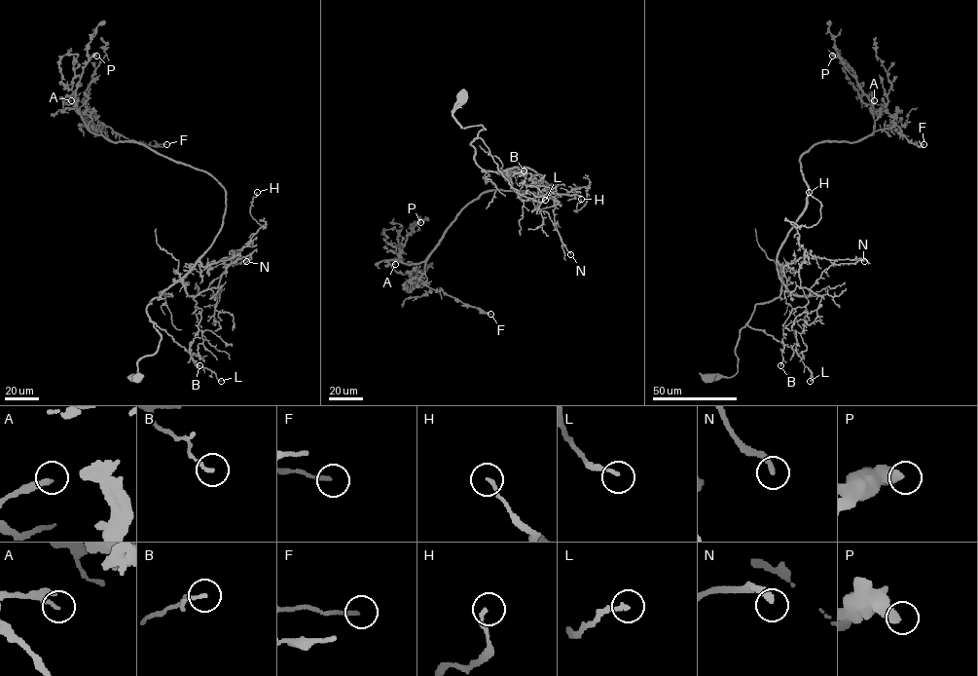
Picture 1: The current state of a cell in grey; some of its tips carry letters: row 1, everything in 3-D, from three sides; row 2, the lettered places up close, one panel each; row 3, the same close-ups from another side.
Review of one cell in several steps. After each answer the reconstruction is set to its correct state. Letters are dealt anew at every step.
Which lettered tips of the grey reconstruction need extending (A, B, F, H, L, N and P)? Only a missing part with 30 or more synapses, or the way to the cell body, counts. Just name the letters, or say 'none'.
none

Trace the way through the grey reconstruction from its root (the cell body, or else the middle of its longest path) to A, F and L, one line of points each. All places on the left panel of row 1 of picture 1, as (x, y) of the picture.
A: (137, 378), (161, 338), (147, 306), (212, 243), (225, 189), (92, 133), (86, 104), (71, 100)
F: (137, 378), (129, 376), (161, 338), (147, 306), (212, 243), (225, 189), (100, 130), (166, 144)
L: (137, 378), (129, 376), (161, 338), (154, 322), (221, 381)

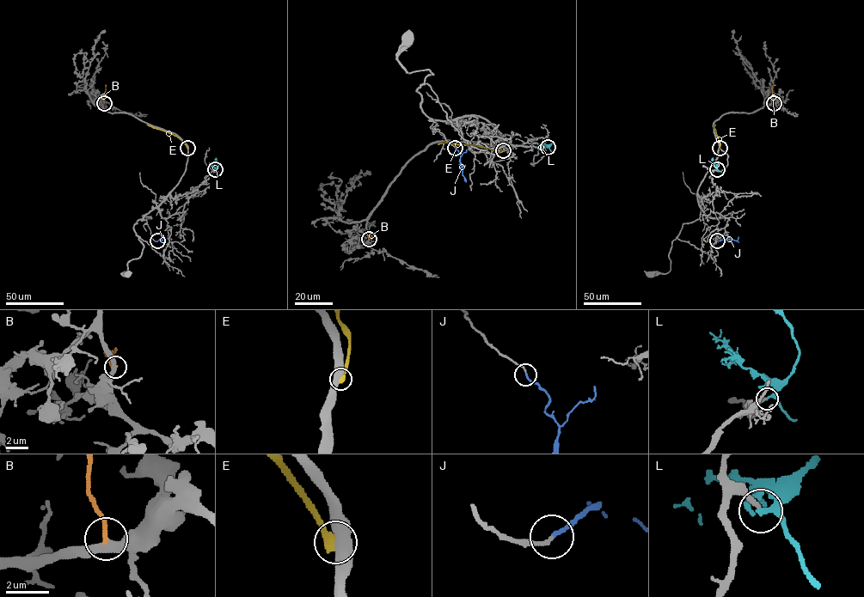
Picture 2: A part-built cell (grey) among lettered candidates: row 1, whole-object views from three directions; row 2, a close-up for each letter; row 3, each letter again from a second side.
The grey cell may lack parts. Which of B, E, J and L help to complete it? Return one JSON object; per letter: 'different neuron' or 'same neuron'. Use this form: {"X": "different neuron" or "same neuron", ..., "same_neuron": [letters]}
{"B": "different neuron", "E": "different neuron", "J": "same neuron", "L": "different neuron", "same_neuron": ["J"]}

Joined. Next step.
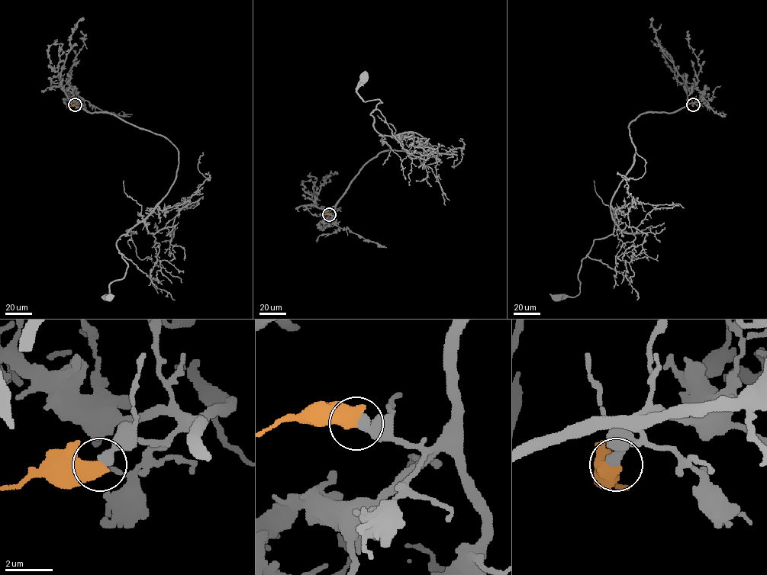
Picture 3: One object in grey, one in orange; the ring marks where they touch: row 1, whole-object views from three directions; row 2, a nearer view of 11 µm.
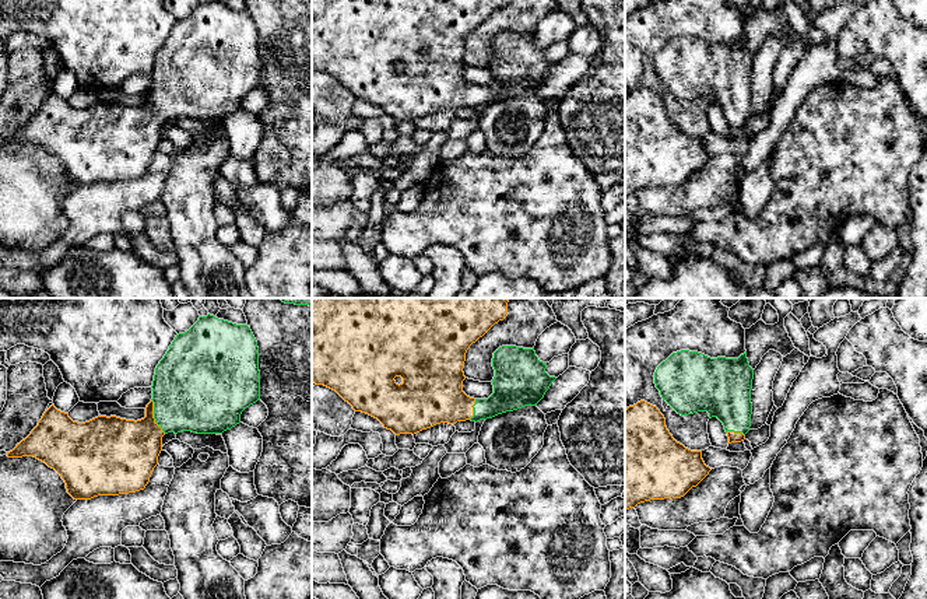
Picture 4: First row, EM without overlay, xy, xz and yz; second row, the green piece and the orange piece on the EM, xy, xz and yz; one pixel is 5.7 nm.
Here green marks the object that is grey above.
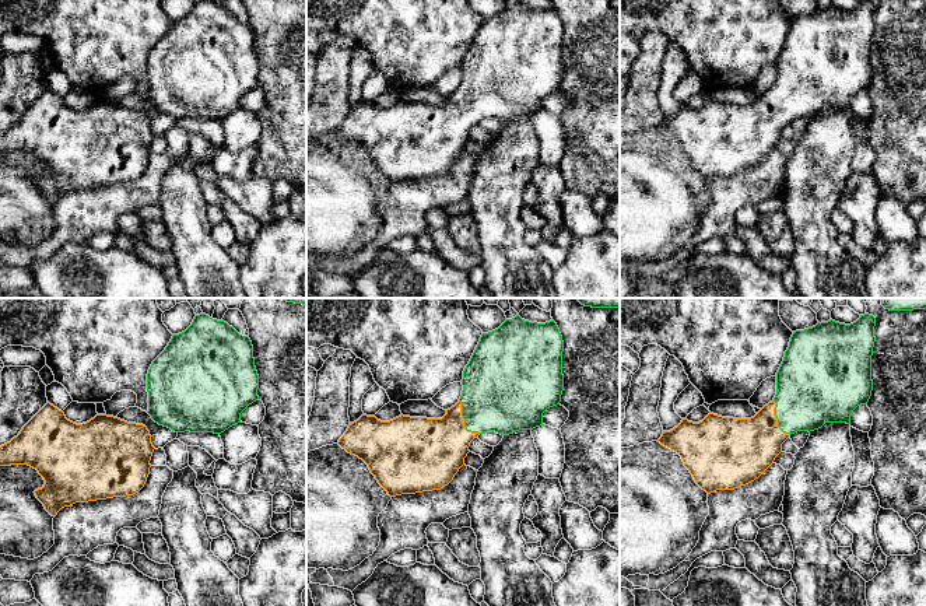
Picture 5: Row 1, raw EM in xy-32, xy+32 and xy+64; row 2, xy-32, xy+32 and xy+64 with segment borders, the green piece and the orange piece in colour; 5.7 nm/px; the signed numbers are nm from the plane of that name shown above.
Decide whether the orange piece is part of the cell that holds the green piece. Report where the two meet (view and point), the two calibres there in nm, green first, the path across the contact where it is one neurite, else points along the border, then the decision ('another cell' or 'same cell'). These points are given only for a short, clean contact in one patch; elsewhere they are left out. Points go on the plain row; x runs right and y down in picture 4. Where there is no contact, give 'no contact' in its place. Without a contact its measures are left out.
meets green in xy at (154, 102); 440 nm thick on the green side, 340 nm on the other; runs through xy (190, 79), (171, 97), (154, 102), (126, 136); same cell

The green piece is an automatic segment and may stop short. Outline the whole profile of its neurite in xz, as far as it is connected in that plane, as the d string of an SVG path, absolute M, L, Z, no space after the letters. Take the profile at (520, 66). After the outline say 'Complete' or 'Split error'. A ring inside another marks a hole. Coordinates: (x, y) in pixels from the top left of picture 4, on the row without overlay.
M312 0L312 69L324 71L336 77L355 98L366 99L378 105L385 115L391 116L396 122L417 120L440 109L456 111L457 108L480 108L492 105L498 101L513 98L524 92L537 92L556 66L545 59L547 49L542 49L536 42L533 35L516 32L502 32L494 39L492 53L495 63L492 66L494 80L488 85L474 85L463 78L463 67L466 66L463 55L466 39L473 29L482 24L495 10L503 7L508 0Z. Split error

